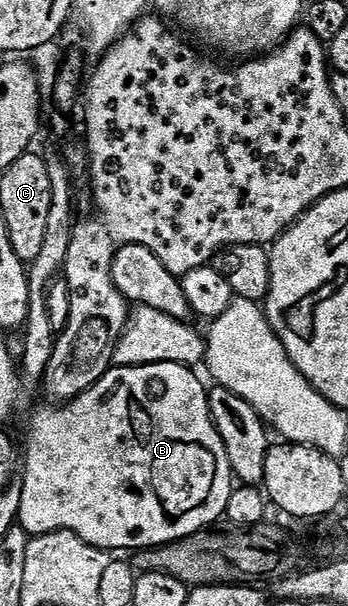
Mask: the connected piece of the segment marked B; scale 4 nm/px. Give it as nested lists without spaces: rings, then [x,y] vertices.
[[[149,363],[143,367],[111,366],[96,385],[92,385],[80,397],[69,400],[65,405],[42,407],[30,419],[30,432],[24,443],[24,470],[21,472],[22,496],[18,523],[27,535],[47,535],[53,531],[74,531],[76,537],[88,541],[88,545],[99,547],[107,553],[130,551],[137,553],[148,547],[163,547],[177,539],[188,537],[197,531],[213,528],[214,523],[226,514],[226,506],[232,497],[236,480],[228,461],[228,453],[210,412],[210,396],[207,384],[202,384],[194,376],[191,368],[179,363]]]

